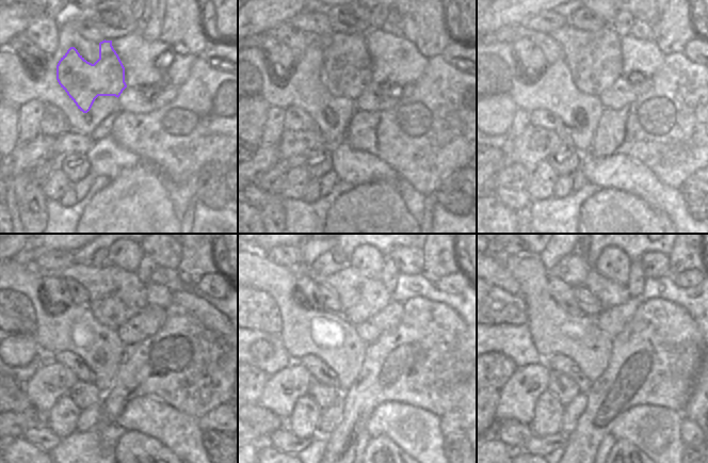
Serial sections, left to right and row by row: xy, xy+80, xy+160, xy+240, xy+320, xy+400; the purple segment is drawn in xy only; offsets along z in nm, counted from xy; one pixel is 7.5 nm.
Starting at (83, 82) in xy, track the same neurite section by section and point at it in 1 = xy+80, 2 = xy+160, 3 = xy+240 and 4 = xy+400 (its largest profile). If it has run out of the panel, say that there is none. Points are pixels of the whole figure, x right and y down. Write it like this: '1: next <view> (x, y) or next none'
1: next xy+80 (347, 67)
2: next xy+160 (594, 59)
3: next xy+240 (115, 296)
4: next xy+400 (610, 293)

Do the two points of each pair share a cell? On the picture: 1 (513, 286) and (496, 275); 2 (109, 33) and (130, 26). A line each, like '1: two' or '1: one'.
1: one
2: one

